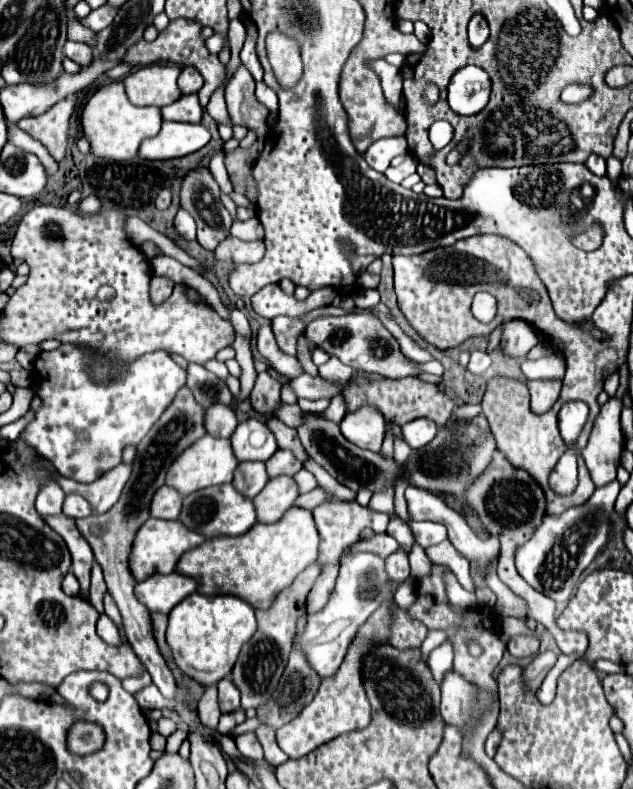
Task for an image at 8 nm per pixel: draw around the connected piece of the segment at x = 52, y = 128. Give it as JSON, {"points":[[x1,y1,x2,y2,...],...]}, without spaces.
{"points":[[68,98,40,116,22,118,16,124,24,132,28,132,34,140,42,142,56,162,62,162,68,150,68,130,74,108,76,108,76,98]]}

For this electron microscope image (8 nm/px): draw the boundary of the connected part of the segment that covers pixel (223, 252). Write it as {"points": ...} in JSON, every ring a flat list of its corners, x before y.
{"points":[[228,236,224,242,220,242,220,246,216,248,214,256,218,260,232,260,232,262,258,262,264,258,264,244,260,240,256,242,244,242,244,240,238,240,234,236]]}

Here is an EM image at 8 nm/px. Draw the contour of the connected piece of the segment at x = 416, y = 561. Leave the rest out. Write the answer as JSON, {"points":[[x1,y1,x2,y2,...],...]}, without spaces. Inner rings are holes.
{"points":[[414,544,412,552,410,552,410,570,412,570,410,574,412,576,430,574,430,566,432,566,432,562,428,560,428,556,424,552,420,552,420,548,416,548,416,544]]}

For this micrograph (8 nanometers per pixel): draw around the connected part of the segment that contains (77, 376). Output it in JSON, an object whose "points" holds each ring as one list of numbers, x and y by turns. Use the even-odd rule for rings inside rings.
{"points":[[60,346,36,358,32,386,36,386,36,396,42,404,20,436,38,456,50,460,62,476,76,482,98,480,116,468,122,462,122,450,140,444,162,412,172,404,176,392,186,384,186,370,162,350,134,360,130,364,130,378,96,384,86,374,84,352,88,350]]}

